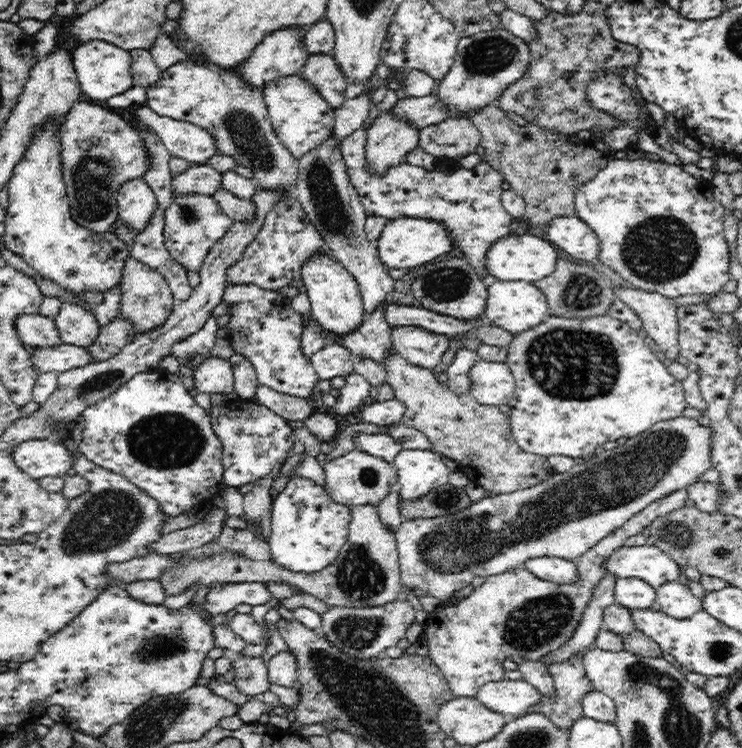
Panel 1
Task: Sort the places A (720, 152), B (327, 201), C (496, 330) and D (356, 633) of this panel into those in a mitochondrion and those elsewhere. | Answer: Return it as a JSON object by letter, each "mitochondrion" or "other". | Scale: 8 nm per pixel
{"A":"other","B":"mitochondrion","C":"other","D":"mitochondrion"}

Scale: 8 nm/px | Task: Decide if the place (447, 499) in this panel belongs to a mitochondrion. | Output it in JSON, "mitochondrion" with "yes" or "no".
{"mitochondrion":"yes"}

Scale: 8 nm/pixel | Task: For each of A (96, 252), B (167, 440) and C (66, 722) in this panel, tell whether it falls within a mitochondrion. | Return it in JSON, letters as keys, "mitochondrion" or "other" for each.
{"A":"other","B":"mitochondrion","C":"other"}

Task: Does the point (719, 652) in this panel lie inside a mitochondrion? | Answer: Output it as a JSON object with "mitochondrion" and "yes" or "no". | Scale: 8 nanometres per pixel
{"mitochondrion":"yes"}

